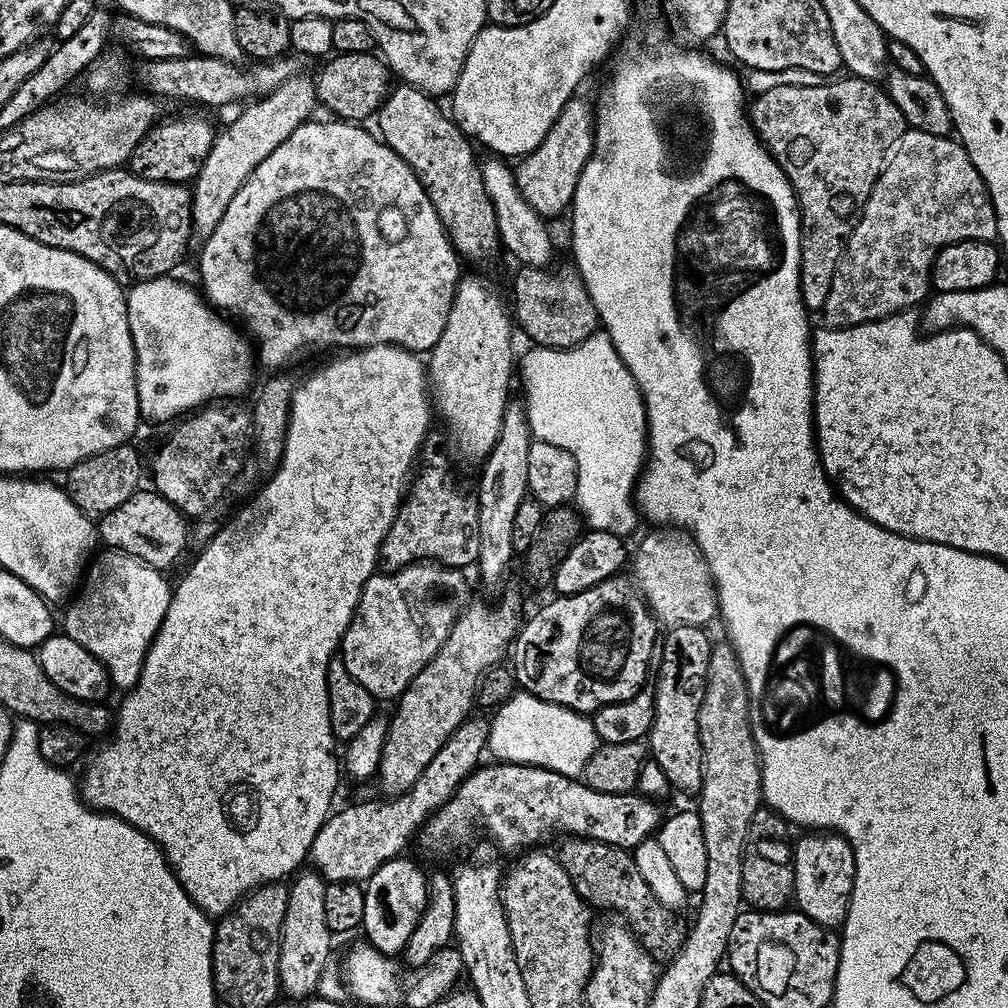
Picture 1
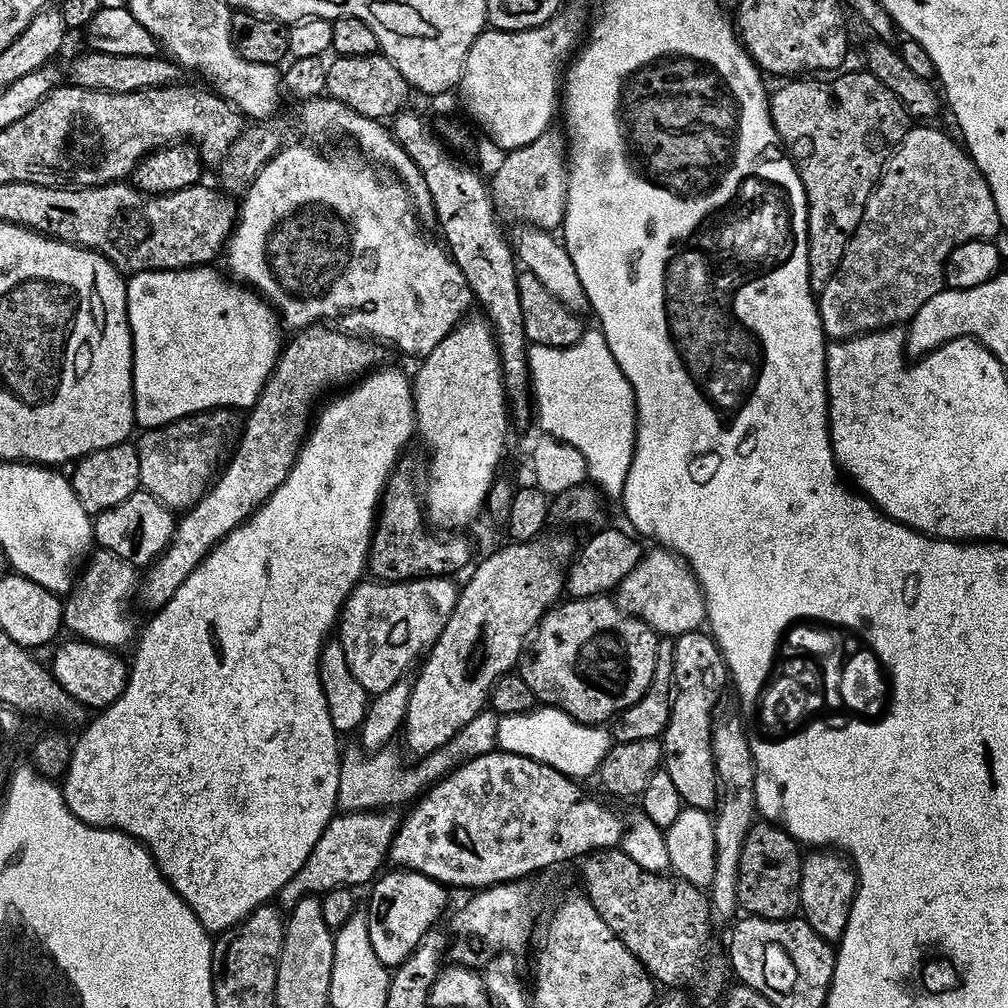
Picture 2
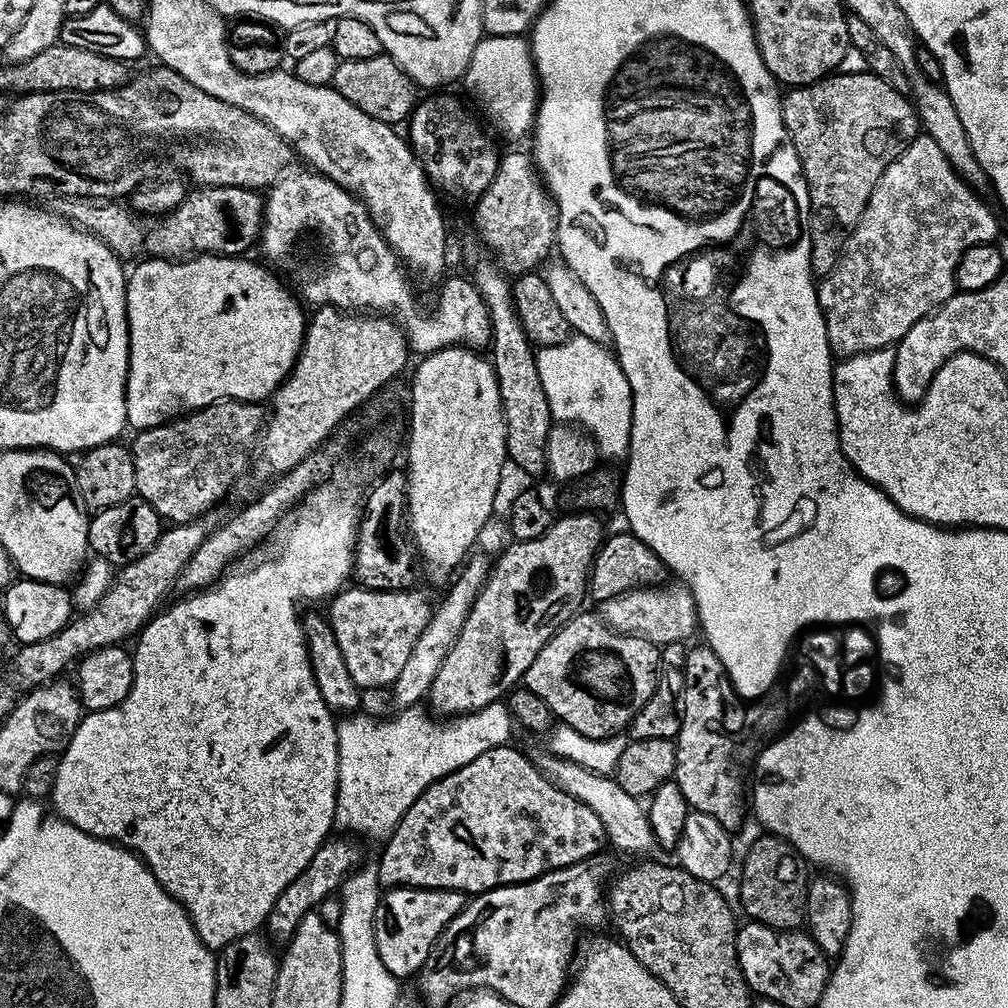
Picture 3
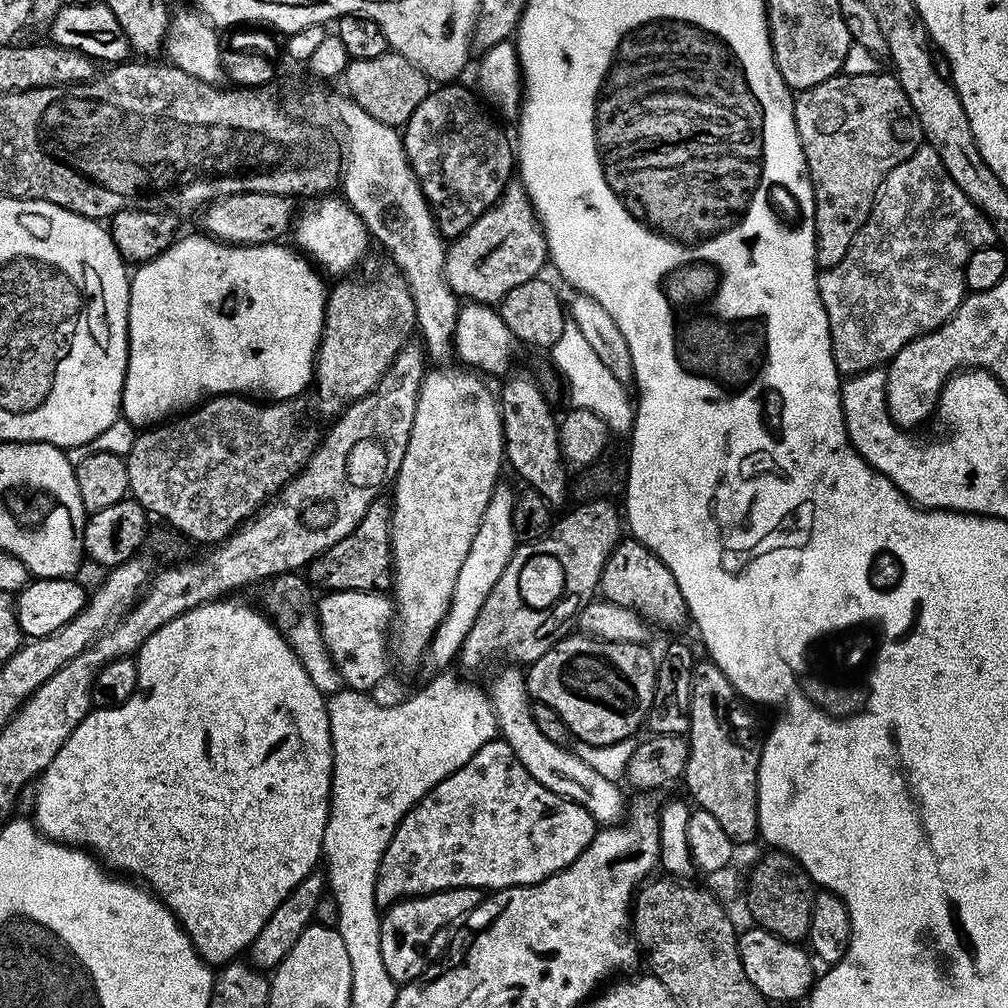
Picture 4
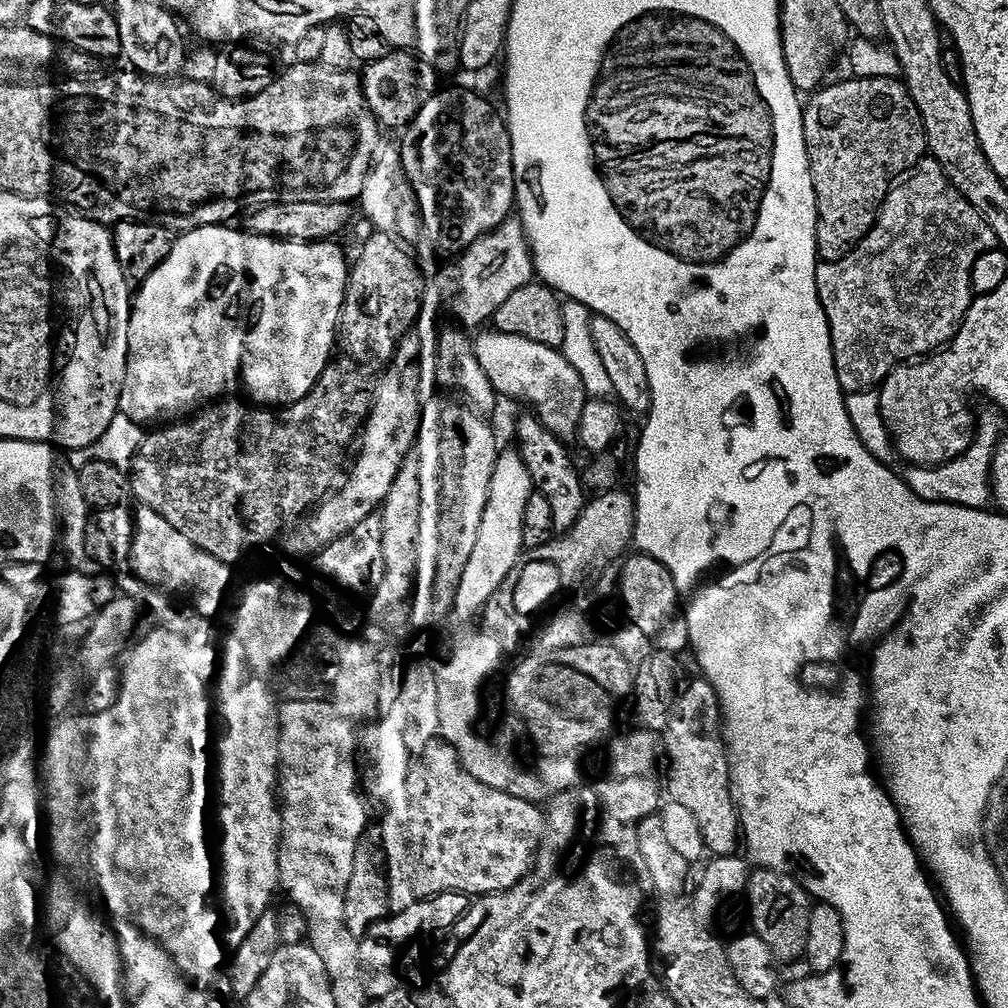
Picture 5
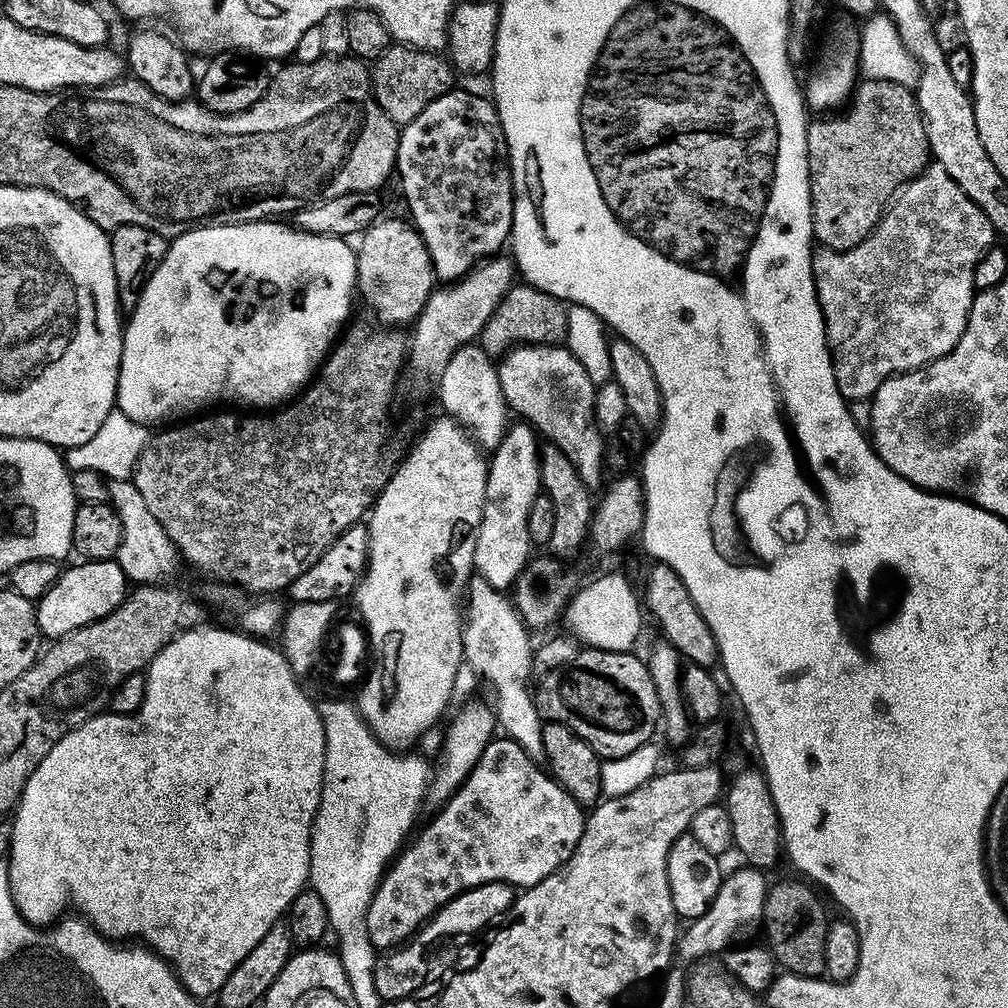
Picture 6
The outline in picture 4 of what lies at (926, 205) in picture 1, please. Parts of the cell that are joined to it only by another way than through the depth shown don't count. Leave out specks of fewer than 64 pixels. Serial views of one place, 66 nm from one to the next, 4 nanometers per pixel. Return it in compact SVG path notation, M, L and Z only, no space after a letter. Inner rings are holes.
M927 146L914 150L914 154L910 154L910 158L906 158L906 162L894 166L894 170L890 170L890 174L886 174L882 186L876 192L872 212L869 214L867 222L852 239L852 245L846 250L842 262L838 262L838 266L833 268L823 269L816 277L816 285L822 290L827 290L824 296L824 307L828 310L832 357L836 367L844 374L855 374L866 372L870 368L880 368L893 360L898 354L898 350L902 350L902 346L906 346L917 336L939 330L960 309L960 303L964 301L966 289L963 270L966 262L978 250L993 247L996 243L997 238L990 222L982 214L982 210L978 210L978 206L974 206L974 202L970 202L970 198L966 198L966 194L962 194L962 190L958 190L958 182L954 182L954 178L950 178L950 174L946 174L946 166L942 166L942 158L938 158L934 149Z

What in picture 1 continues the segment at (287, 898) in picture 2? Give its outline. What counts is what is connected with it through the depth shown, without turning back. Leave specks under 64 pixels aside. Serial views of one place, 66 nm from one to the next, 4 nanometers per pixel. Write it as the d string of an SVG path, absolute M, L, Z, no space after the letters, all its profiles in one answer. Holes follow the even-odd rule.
M487 719L464 720L462 726L450 734L442 750L430 758L430 766L422 770L418 782L414 782L409 792L380 800L364 800L361 804L348 804L345 808L337 807L322 830L318 830L310 846L308 860L311 867L328 882L367 882L380 866L397 859L411 840L413 843L428 817L452 797L471 772L476 771L481 763L480 755L485 755L490 730Z

